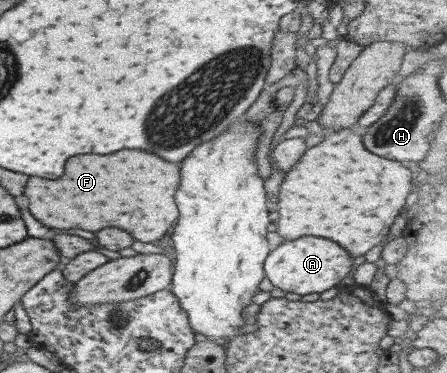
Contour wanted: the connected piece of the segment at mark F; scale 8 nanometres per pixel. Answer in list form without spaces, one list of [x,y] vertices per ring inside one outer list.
[[[125,149],[125,151],[121,151],[121,153],[111,153],[111,155],[105,155],[105,157],[101,157],[101,155],[77,155],[77,157],[71,157],[71,159],[67,161],[63,177],[59,177],[59,179],[55,179],[55,181],[31,177],[26,185],[27,189],[23,191],[22,195],[27,197],[27,203],[29,203],[29,205],[37,205],[37,207],[27,207],[27,211],[29,211],[37,221],[41,221],[45,227],[49,227],[49,229],[99,231],[99,229],[103,229],[103,227],[117,227],[117,229],[127,231],[133,239],[137,239],[137,241],[141,241],[141,243],[153,244],[154,241],[160,240],[159,237],[162,239],[168,236],[163,235],[163,233],[165,233],[165,231],[169,229],[169,225],[175,223],[175,219],[177,219],[177,209],[175,209],[175,203],[173,203],[173,193],[175,193],[177,187],[179,187],[179,167],[173,165],[173,163],[167,163],[167,161],[163,161],[163,159],[159,159],[159,157],[151,155],[151,153],[145,153],[145,151],[129,151],[129,149]]]

